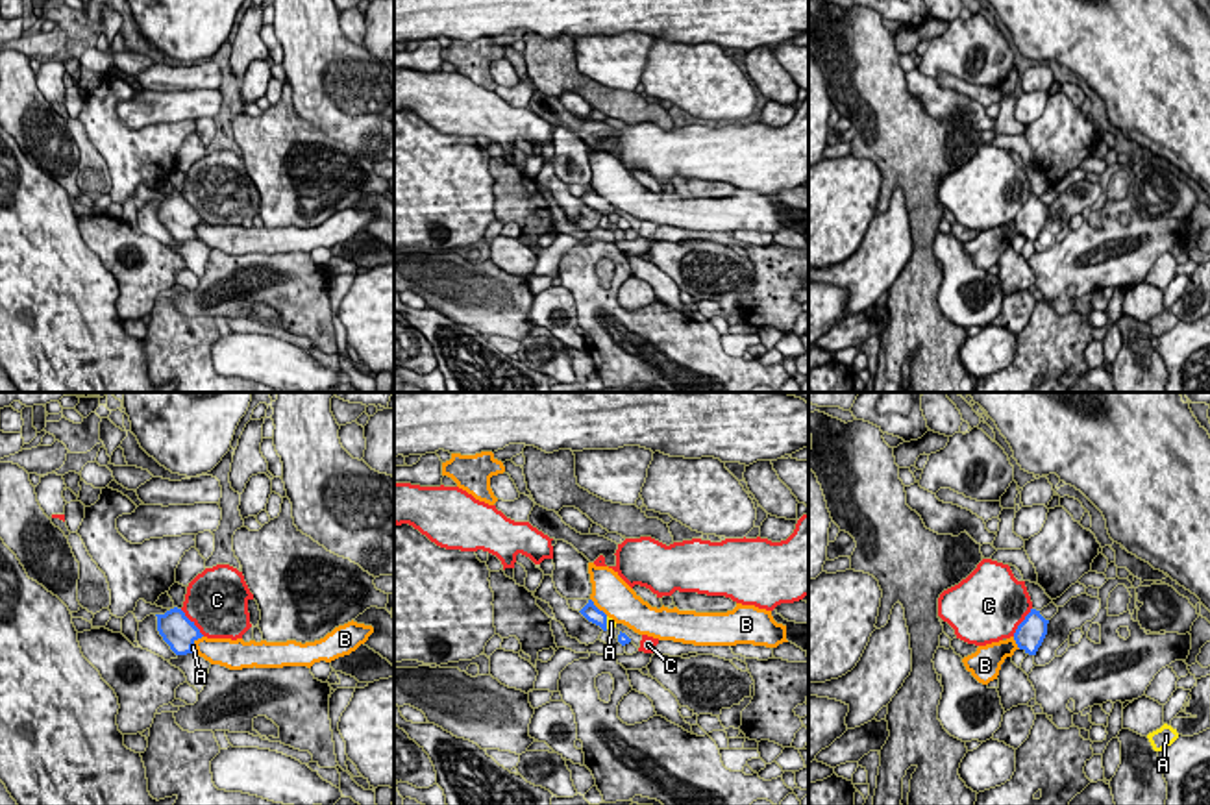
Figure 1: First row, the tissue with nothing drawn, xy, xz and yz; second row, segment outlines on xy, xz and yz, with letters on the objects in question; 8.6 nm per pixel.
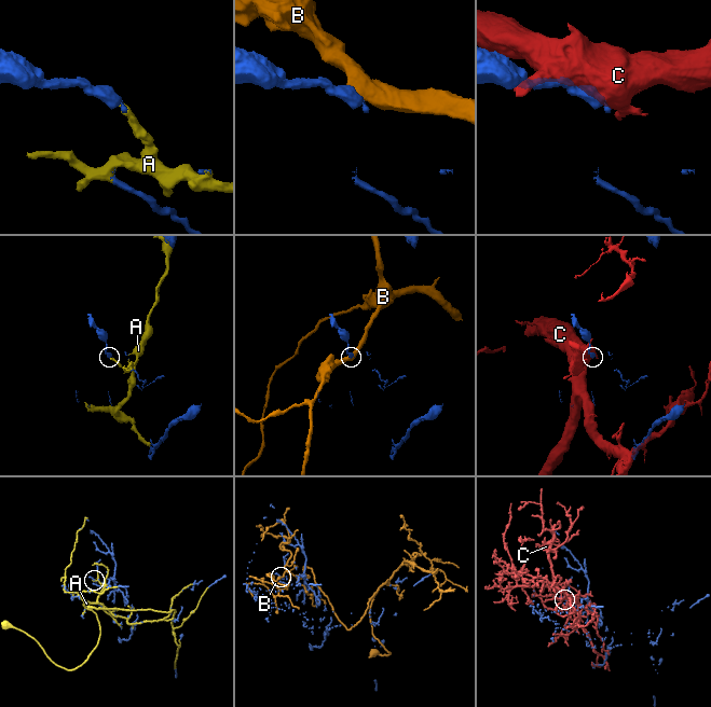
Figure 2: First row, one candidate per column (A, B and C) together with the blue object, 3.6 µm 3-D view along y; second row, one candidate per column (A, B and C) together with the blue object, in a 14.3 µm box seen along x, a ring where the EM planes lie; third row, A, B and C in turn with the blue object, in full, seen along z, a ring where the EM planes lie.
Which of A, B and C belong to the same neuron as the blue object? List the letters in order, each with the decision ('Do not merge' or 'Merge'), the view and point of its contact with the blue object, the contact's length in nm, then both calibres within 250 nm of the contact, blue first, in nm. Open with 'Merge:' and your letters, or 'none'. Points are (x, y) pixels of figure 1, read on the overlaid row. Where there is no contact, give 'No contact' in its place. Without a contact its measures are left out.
Merge: A
A: Merge. Touches blue at xz (605, 622). Shared border 110 nm. Thickness 140 nm (blue) against 70 nm
B: Do not merge. Touches blue at xz (596, 607). Shared border 220 nm. Thickness 140 nm (blue) against 320 nm
C: Do not merge. Touches blue at xy (191, 622). Shared border 320 nm. Thickness 300 nm (blue) against 480 nm

